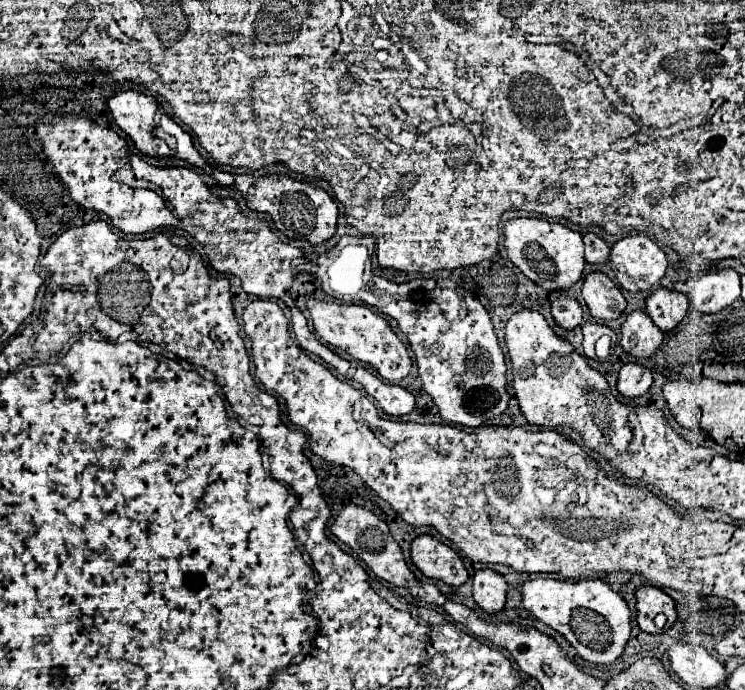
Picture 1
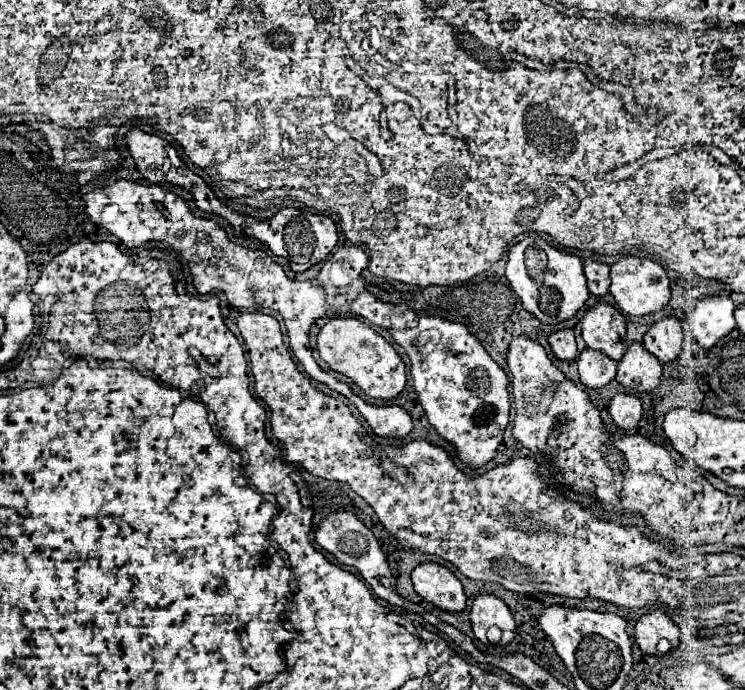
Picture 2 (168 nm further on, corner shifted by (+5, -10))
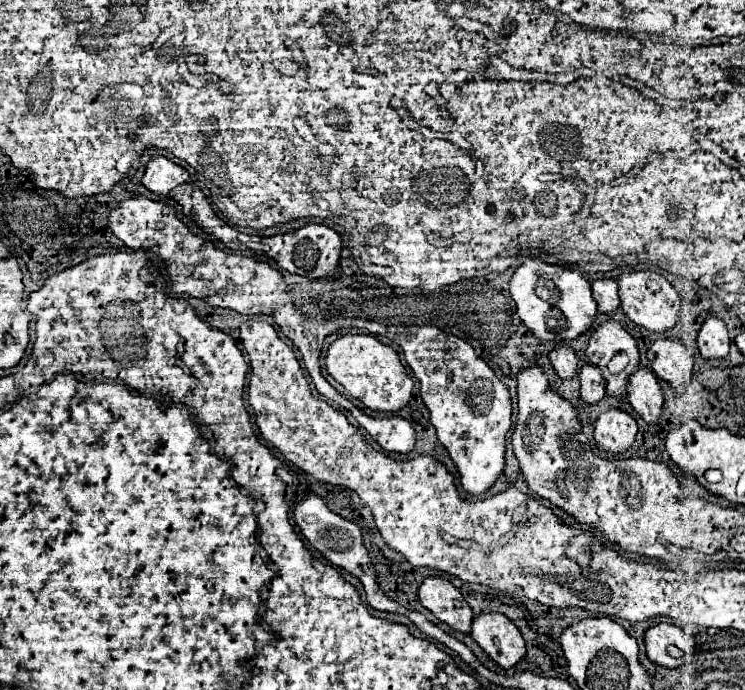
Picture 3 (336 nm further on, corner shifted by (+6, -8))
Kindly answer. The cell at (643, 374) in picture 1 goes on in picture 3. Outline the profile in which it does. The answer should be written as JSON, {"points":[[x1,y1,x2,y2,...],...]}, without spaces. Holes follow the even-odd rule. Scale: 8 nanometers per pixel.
{"points":[[610,408,608,412,600,414,594,426,596,444,612,454,624,452,634,442,636,432,638,432,638,424,634,416,620,408]]}

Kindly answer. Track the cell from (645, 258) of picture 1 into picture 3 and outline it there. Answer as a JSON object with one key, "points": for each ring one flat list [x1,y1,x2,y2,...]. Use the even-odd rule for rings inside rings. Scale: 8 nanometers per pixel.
{"points":[[626,270,618,276,618,296,620,296,620,308,624,314,636,322,638,326,644,326,650,332,664,332,672,328,678,322,678,310,680,310,680,298,672,284,658,272,652,270]]}

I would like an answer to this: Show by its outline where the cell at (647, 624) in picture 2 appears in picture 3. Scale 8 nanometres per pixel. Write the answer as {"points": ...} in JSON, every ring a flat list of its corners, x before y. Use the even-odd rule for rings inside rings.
{"points":[[660,622,656,626,650,626,644,634,644,646,646,646,646,656,666,668,676,668,682,666,686,662,686,658,694,652,694,638,690,634,686,634,682,628,668,624,668,622],[674,644,680,648,682,658,670,658,666,654,666,646]]}

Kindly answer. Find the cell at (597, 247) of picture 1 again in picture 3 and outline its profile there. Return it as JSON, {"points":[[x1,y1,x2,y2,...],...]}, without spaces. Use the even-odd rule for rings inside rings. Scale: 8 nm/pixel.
{"points":[[598,278,592,282,592,296,598,304,598,312,610,314,620,306,618,284,612,278]]}

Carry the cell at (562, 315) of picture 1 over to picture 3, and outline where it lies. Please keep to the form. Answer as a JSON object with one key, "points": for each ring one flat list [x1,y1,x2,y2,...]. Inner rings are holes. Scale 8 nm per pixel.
{"points":[[558,344,550,354,548,354,556,374,560,378,572,378,574,372,576,372,576,366,578,366,578,360,576,360,576,354,574,350,568,346,568,344]]}

